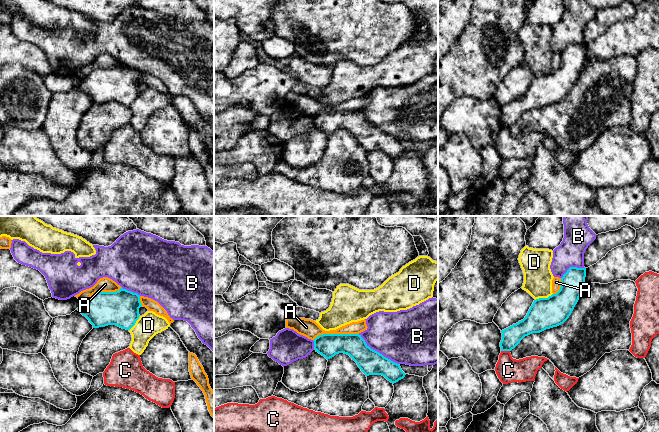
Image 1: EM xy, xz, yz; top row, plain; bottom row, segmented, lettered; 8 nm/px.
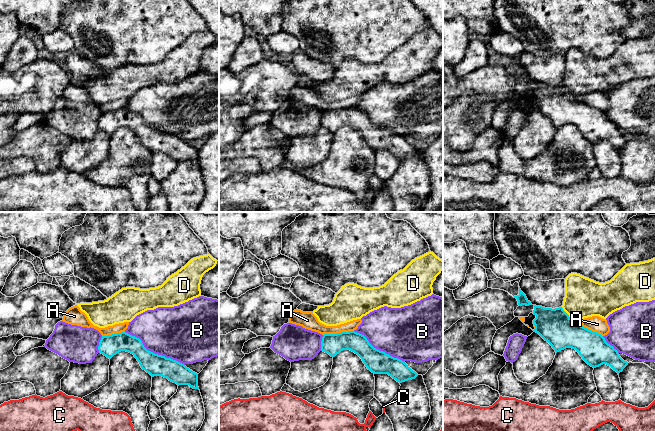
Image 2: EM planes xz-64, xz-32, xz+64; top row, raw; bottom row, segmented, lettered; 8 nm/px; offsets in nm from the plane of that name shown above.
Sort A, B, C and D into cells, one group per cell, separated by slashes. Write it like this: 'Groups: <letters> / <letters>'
Groups: A / B / C / D

